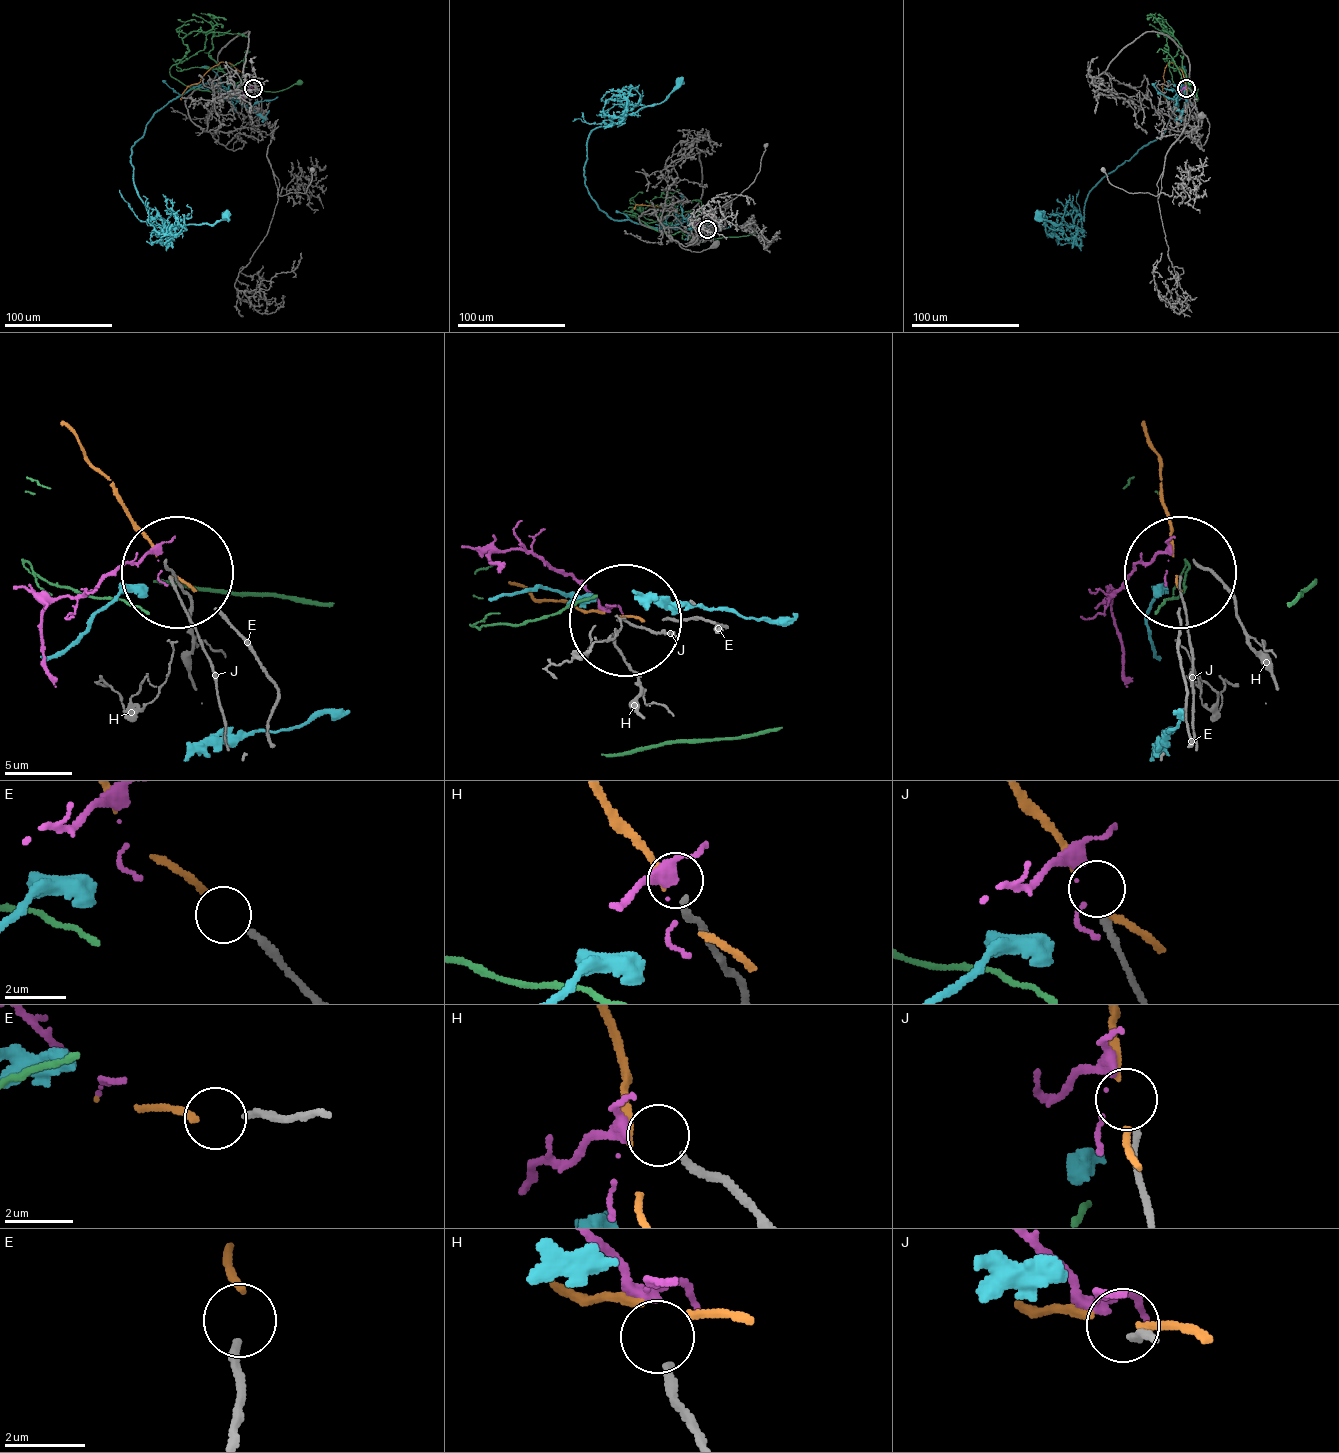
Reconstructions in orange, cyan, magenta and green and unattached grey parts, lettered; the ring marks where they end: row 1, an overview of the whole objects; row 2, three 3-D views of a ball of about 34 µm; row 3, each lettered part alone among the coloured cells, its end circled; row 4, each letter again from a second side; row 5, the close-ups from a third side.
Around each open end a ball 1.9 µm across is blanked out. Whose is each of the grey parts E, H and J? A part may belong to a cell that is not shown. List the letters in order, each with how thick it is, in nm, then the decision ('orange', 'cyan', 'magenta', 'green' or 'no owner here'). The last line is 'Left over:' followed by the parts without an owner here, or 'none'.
E: 200 nm | orange
H: 240 nm | magenta
J: 190 nm | no owner here
Left over: J

